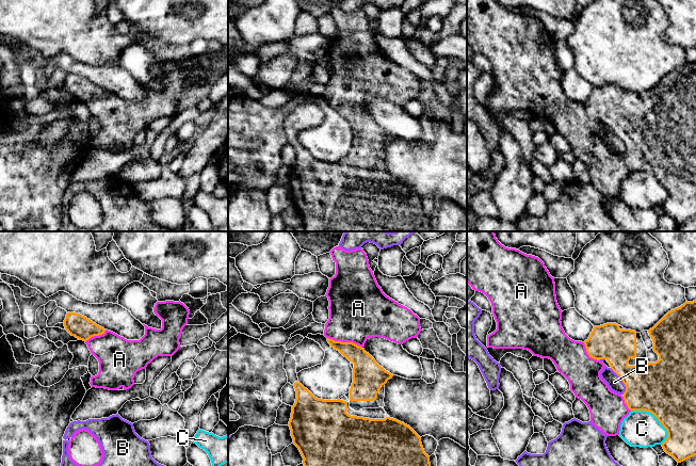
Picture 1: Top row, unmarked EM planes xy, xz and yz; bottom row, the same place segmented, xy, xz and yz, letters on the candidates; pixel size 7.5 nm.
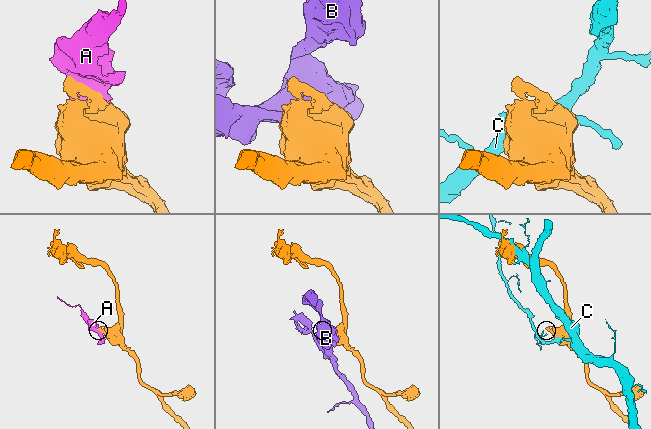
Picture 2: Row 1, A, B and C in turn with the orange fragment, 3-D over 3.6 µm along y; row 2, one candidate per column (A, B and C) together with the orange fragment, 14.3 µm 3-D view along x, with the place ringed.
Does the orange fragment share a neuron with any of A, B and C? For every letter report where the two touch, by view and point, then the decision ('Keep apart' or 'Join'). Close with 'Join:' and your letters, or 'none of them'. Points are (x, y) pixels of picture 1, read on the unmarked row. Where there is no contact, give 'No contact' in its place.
A: Touches orange at xz (345, 103). Join
B: Touches orange at yz (621, 141). Keep apart
C: Touches orange at yz (654, 176). Keep apart
Join: A

